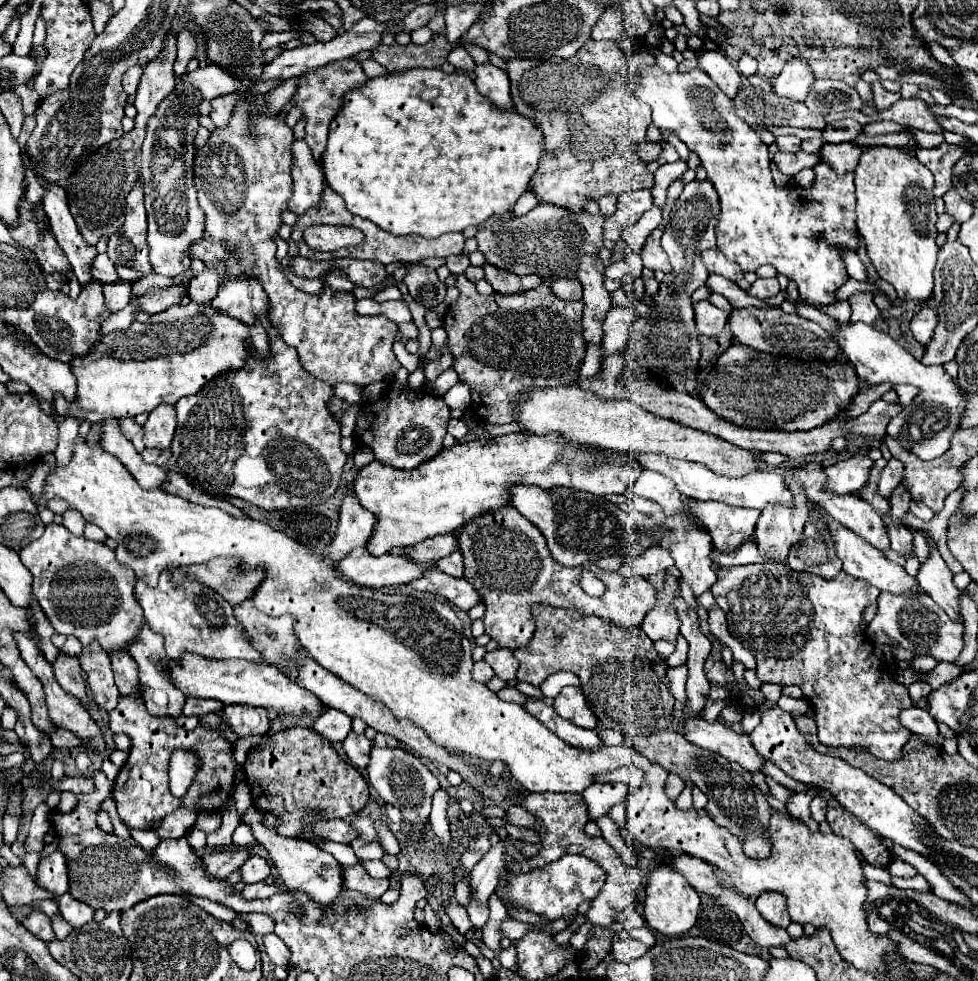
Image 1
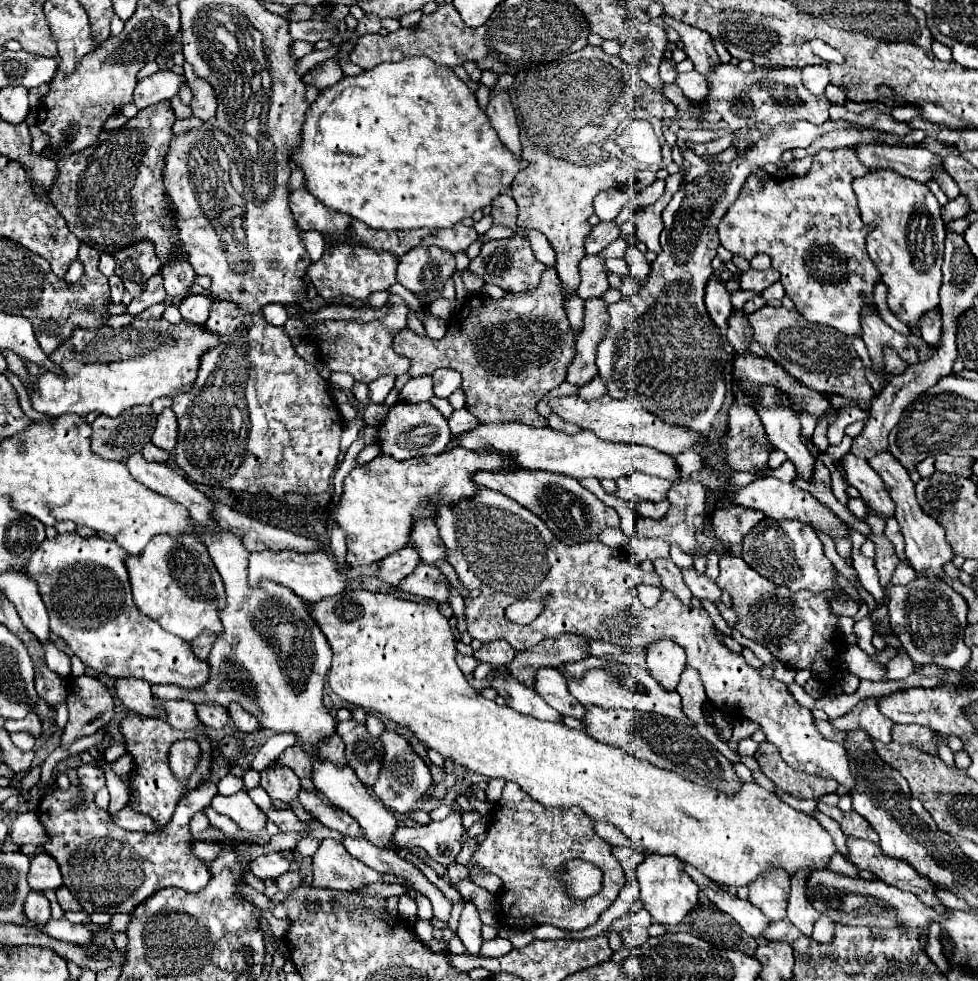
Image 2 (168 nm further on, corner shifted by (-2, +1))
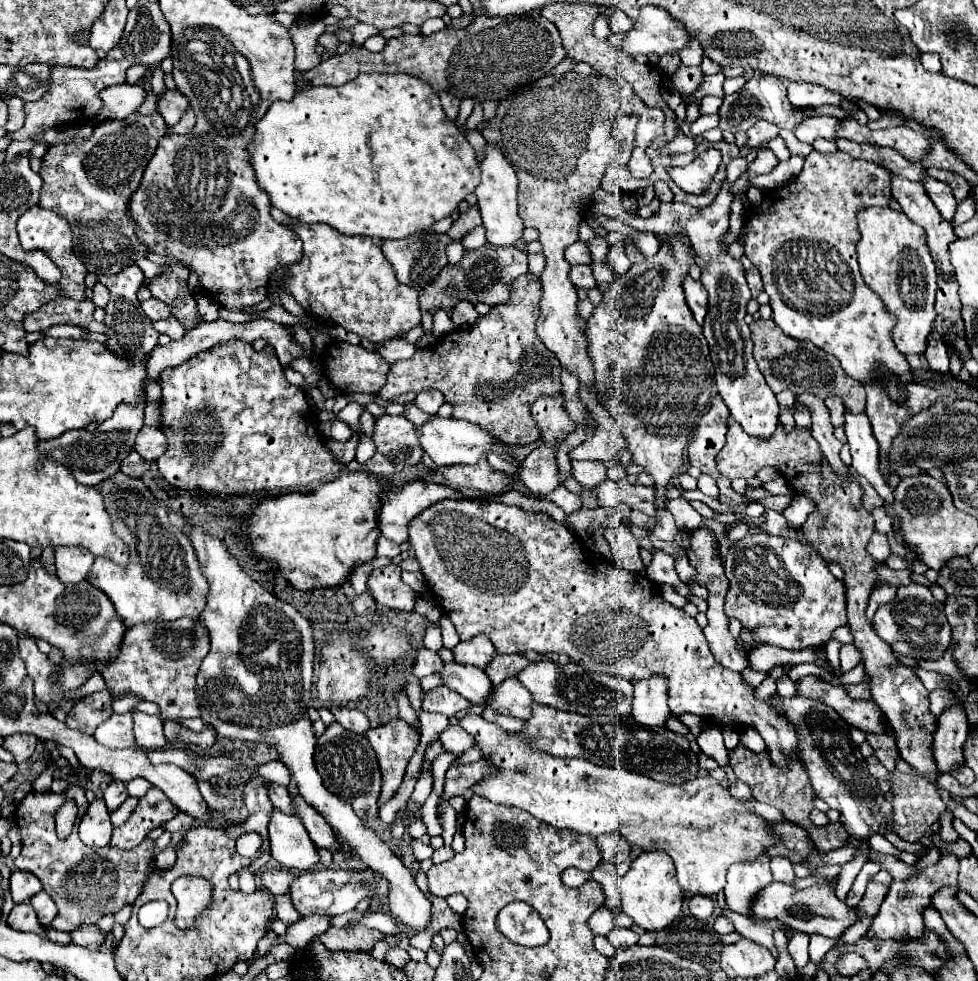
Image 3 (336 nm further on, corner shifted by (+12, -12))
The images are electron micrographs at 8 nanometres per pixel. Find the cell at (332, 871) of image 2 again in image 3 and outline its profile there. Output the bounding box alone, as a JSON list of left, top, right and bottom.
[267,810,319,870]

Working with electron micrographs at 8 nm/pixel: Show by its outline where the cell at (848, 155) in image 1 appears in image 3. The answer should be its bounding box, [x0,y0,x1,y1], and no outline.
[923,178,957,228]

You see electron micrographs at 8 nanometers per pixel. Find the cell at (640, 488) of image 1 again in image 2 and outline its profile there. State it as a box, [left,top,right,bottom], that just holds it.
[617,473,671,501]

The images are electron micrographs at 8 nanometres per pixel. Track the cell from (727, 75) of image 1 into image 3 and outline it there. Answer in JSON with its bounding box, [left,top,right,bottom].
[623,6,689,56]

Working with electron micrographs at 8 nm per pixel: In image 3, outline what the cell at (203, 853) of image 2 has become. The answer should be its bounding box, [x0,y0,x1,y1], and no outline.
[155,846,175,870]

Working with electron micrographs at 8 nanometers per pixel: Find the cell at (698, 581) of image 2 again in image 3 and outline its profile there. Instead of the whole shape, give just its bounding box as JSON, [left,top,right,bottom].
[647,550,691,596]

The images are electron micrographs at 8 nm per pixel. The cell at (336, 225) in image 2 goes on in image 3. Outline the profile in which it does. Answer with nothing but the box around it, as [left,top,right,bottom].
[283,220,421,344]

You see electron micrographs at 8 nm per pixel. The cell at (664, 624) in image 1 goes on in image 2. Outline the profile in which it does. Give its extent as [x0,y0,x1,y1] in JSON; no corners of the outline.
[647,639,685,691]

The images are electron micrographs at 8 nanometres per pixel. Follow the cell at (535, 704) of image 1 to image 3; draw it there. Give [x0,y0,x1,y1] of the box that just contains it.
[439,662,491,704]

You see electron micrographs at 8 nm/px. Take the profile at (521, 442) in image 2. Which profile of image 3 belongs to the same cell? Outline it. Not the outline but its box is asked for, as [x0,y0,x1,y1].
[417,416,509,466]

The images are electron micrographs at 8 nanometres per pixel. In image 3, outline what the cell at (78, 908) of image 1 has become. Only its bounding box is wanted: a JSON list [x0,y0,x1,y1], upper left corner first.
[31,890,57,924]

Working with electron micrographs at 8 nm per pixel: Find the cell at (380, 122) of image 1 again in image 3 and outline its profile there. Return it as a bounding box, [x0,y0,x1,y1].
[247,74,479,238]

